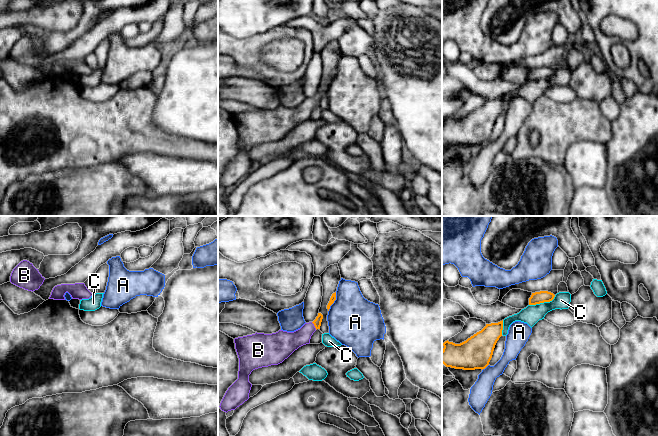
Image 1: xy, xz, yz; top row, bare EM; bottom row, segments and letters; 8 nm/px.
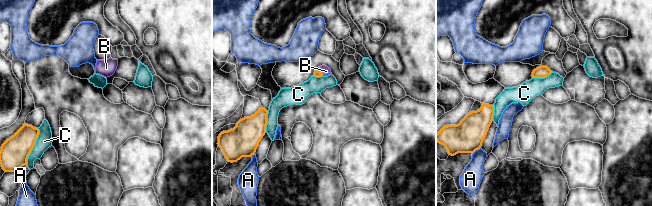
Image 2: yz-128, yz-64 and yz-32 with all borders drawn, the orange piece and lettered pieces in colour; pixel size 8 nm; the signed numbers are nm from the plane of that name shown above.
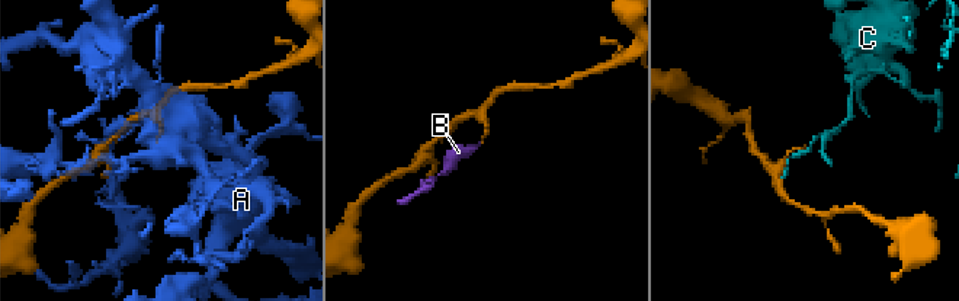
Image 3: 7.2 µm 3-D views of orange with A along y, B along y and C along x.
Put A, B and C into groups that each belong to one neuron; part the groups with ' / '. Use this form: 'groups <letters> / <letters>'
groups A / B / C

